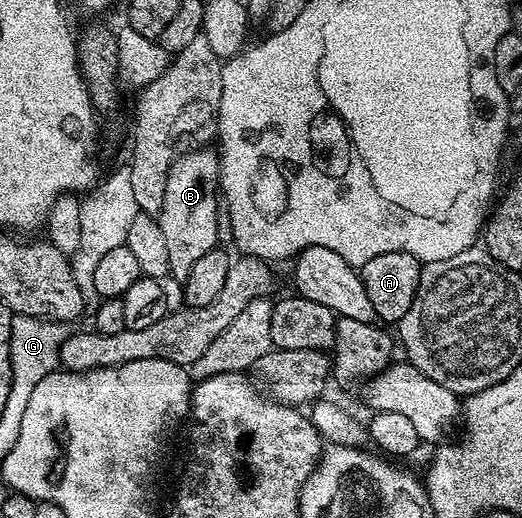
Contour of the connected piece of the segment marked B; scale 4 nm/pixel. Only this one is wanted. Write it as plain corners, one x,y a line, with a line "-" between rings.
193,148
182,153
167,176
162,208
155,215
163,240
167,240
169,273
177,280
184,280
191,268
207,252
218,249
217,216
221,189
221,159
216,149

